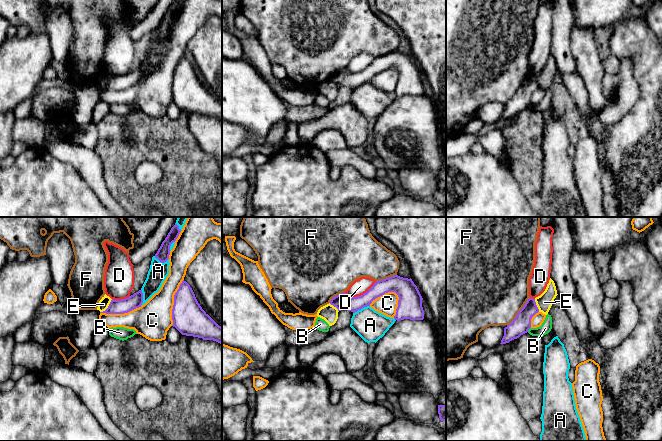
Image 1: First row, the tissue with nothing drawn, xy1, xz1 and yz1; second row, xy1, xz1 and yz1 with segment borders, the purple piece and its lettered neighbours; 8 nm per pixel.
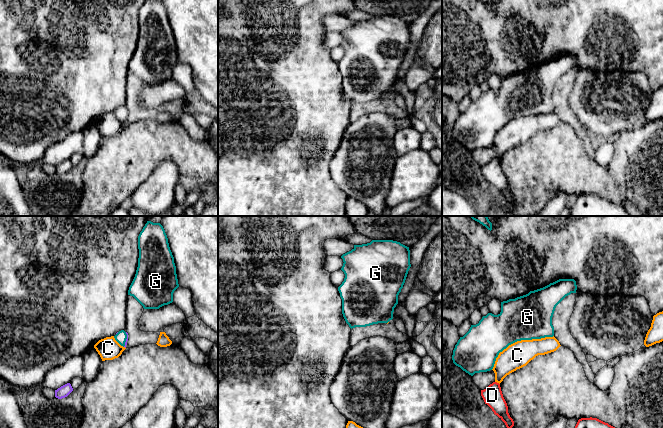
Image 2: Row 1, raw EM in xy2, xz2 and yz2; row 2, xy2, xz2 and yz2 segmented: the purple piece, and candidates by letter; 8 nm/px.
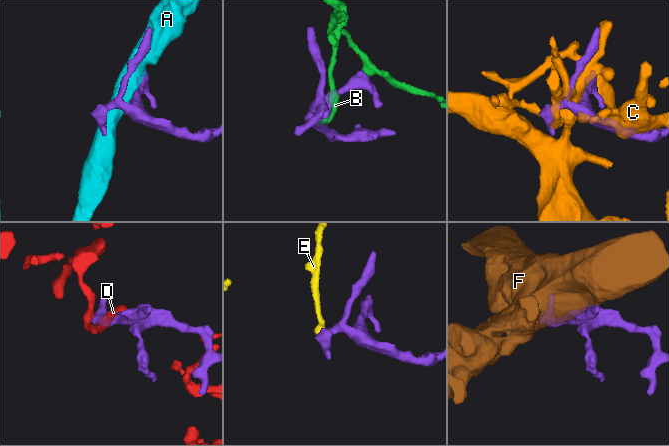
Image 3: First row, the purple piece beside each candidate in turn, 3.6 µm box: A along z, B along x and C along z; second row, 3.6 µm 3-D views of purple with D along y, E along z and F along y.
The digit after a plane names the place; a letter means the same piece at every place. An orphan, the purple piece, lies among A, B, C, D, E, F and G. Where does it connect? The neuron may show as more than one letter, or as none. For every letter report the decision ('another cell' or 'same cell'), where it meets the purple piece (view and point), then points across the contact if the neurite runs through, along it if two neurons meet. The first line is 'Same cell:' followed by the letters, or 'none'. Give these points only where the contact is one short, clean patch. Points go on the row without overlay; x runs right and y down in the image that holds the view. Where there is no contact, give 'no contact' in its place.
Same cell: G
A: another cell; contact xz1 (361, 84)
B: another cell; contact yz1 (529, 104)
C: another cell; contact xz1 (383, 70)
D: another cell; contact xz1 (361, 71)
E: another cell; contact xy1 (108, 83); border xy1 (112, 75), (109, 81), (100, 88)
F: another cell; contact yz1 (519, 87)
G: same cell; contact xy2 (126, 115)

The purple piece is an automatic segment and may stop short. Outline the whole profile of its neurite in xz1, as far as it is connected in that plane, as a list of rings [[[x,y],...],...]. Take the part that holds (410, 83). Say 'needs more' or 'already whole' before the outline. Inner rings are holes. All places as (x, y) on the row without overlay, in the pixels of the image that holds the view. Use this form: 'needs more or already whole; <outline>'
already whole; [[[398,51],[376,57],[374,61],[363,71],[349,73],[345,68],[331,75],[330,80],[338,85],[351,87],[353,89],[364,83],[370,82],[373,76],[388,68],[395,68],[398,73],[398,83],[394,95],[397,97],[423,96],[424,86],[422,83],[422,72],[412,55],[403,54]]]

